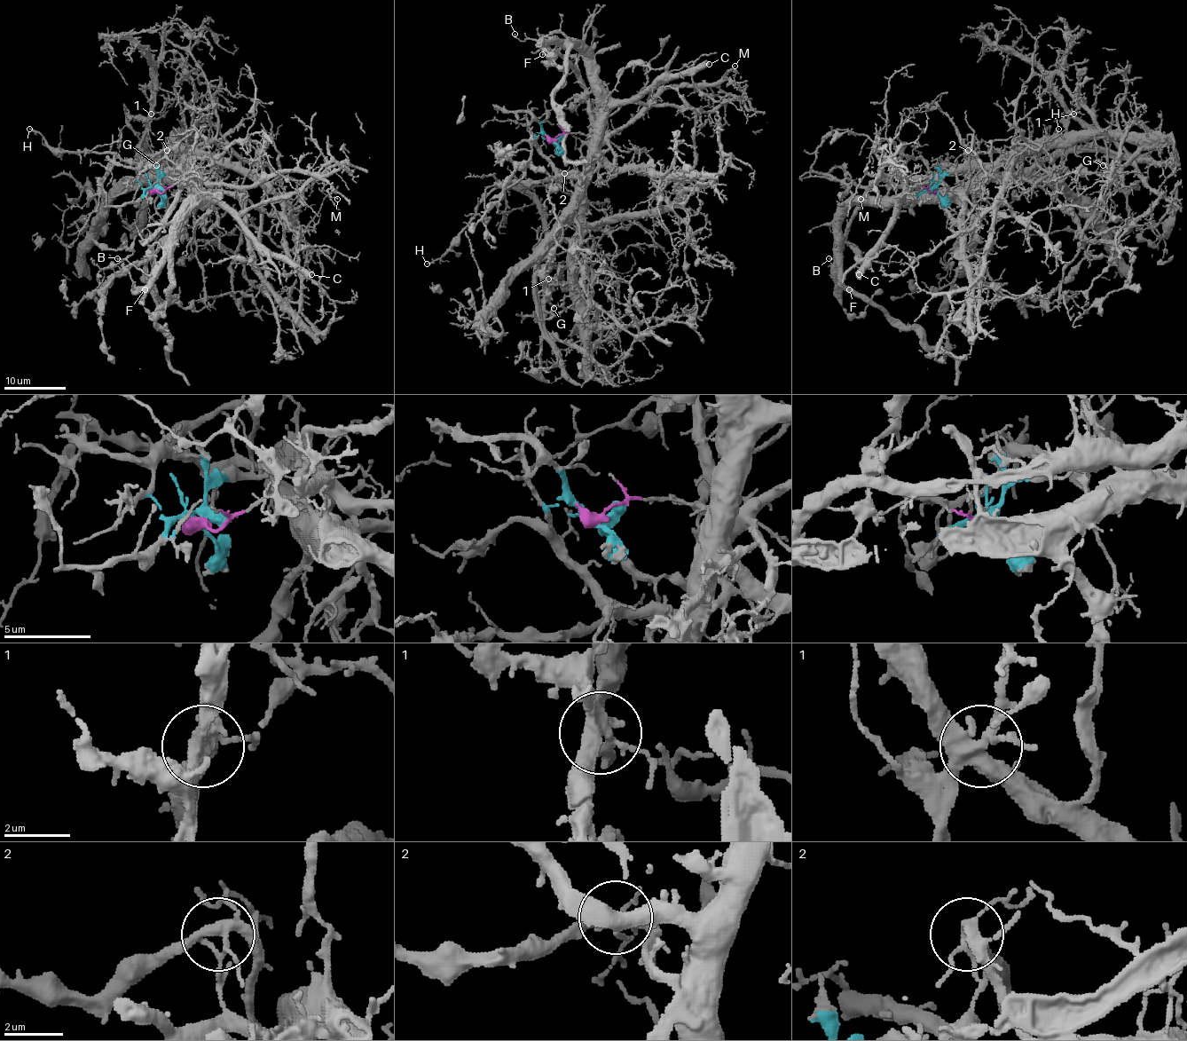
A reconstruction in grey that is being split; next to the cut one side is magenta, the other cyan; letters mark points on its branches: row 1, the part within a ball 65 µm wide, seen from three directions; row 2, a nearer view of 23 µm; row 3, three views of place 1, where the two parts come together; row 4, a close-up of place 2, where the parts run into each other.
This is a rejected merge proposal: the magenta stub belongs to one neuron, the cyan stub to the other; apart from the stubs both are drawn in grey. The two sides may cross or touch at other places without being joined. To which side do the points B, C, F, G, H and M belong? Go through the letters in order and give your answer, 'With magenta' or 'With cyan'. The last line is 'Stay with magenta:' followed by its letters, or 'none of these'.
B: With magenta
C: With magenta
F: With magenta
G: With cyan
H: With magenta
M: With cyan
Stay with magenta: B, C, F, H

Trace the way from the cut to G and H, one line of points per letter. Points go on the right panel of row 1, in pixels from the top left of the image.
G: (935, 188), (943, 176), (1072, 146), (1096, 130), (1057, 61), (1052, 90), (1102, 136), (1103, 165)
H: (935, 188), (927, 181), (957, 188), (980, 171), (968, 150), (976, 163), (978, 153), (1041, 151), (1058, 128)

